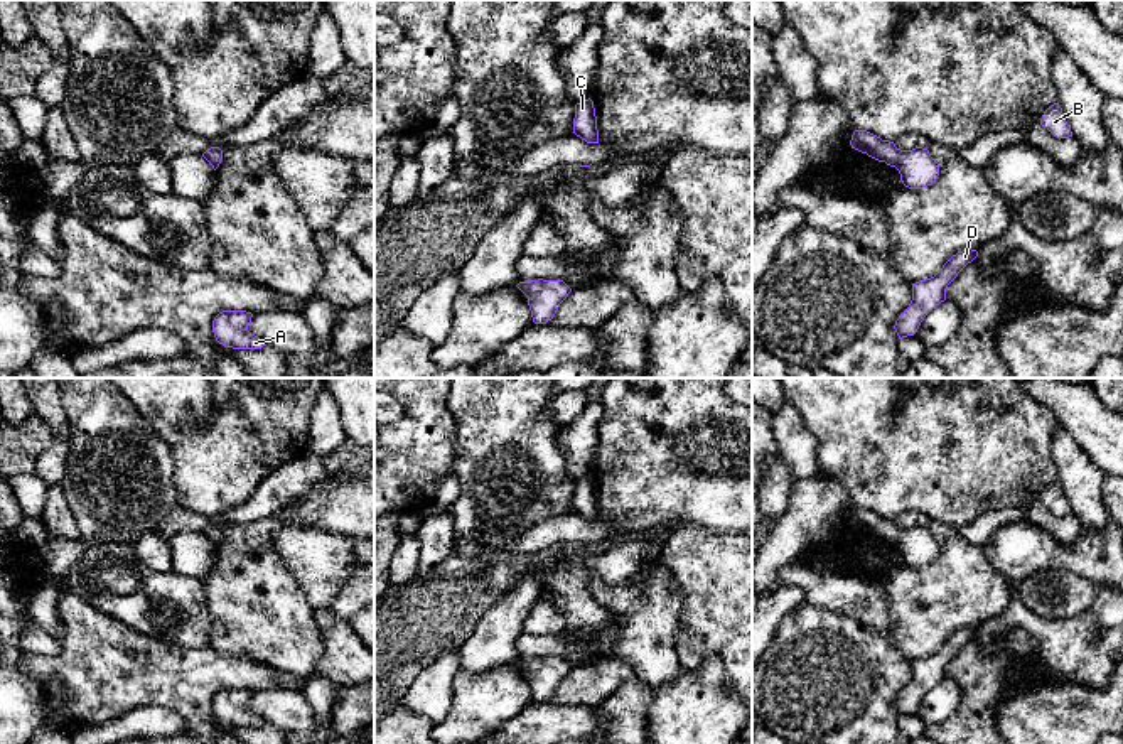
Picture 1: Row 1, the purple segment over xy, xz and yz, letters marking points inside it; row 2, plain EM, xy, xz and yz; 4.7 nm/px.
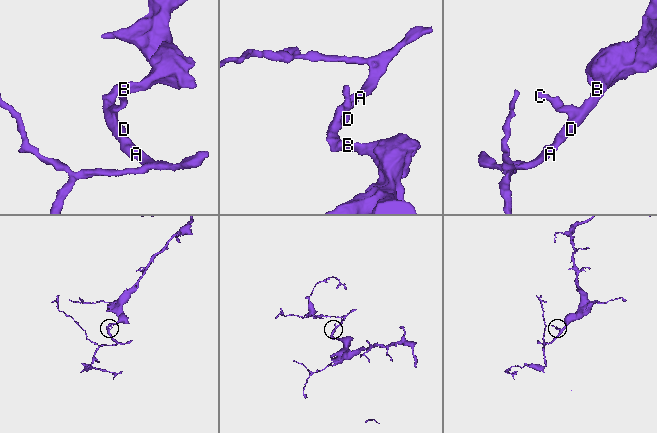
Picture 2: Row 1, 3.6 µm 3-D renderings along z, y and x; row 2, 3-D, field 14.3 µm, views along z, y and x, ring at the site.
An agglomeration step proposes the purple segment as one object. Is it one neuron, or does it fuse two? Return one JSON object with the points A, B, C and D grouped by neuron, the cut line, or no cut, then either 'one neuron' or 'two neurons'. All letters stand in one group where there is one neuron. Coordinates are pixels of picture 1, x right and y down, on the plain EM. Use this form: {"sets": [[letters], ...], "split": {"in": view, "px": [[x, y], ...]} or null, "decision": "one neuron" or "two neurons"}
{"sets": [["A", "B", "C", "D"]], "split": null, "decision": "one neuron"}

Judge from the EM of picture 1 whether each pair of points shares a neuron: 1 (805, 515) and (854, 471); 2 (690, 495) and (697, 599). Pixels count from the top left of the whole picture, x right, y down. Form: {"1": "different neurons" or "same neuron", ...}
{"1": "different neurons", "2": "different neurons"}

